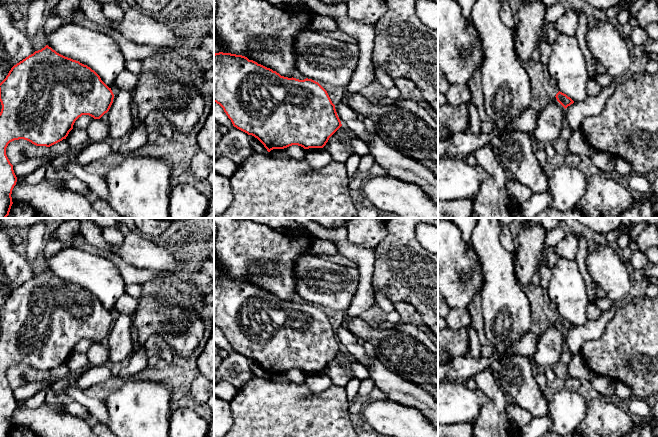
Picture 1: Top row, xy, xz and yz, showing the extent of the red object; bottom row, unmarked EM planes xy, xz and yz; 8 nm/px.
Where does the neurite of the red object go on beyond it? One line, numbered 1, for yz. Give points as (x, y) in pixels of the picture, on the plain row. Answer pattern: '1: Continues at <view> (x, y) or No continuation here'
1: No continuation here

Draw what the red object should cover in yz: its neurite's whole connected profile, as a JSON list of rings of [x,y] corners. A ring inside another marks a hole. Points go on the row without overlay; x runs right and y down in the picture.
[[[558,316],[556,318],[556,323],[557,325],[566,333],[568,330],[570,330],[571,328],[574,327],[574,325],[568,321],[566,318],[562,317],[562,316]]]

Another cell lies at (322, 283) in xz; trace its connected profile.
[[[306,253],[296,261],[297,294],[308,303],[347,311],[357,291],[357,268],[340,266]]]

